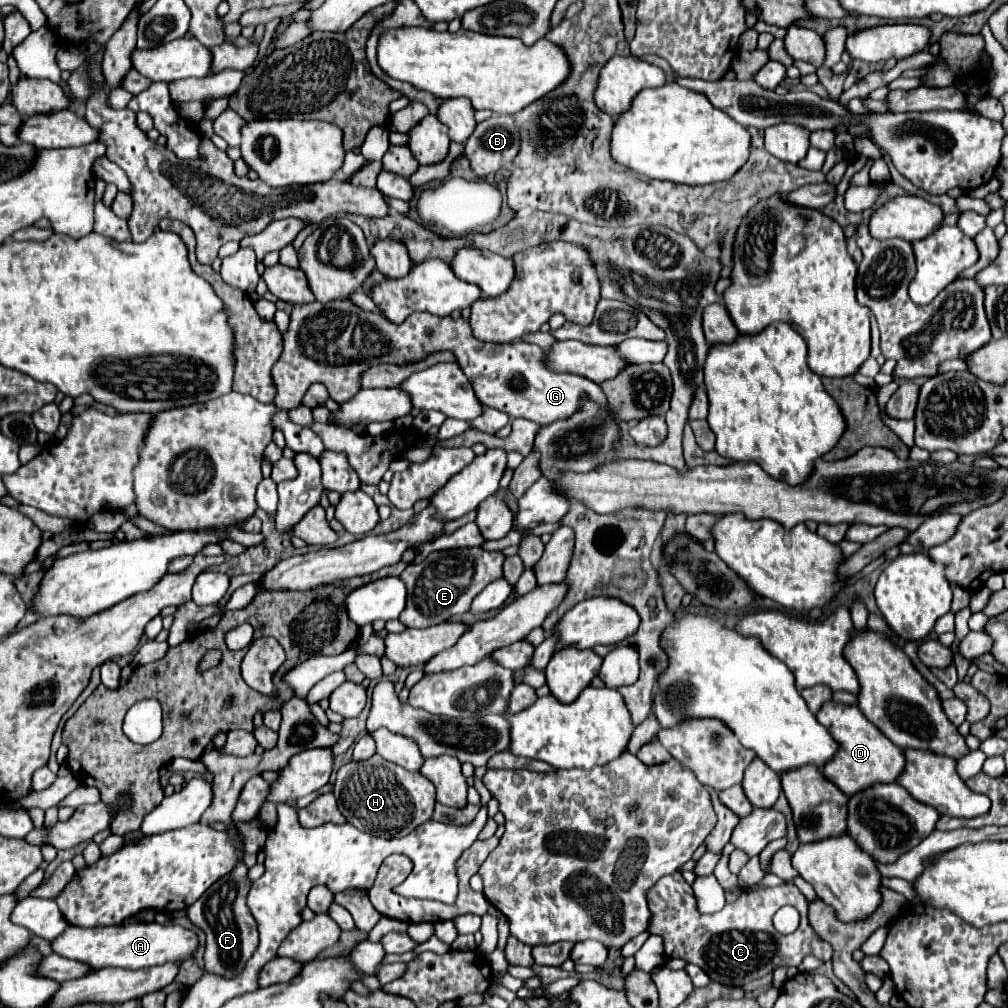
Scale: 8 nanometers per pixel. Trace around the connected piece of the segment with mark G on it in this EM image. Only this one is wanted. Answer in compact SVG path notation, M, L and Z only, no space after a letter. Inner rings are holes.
M350 299L348 301L330 301L326 305L320 305L318 301L308 303L308 305L294 305L290 311L290 327L282 335L284 341L284 351L276 365L272 367L272 381L276 385L276 397L274 405L278 409L290 411L298 405L302 405L302 397L308 391L312 383L322 383L328 389L328 397L336 403L350 401L362 387L360 387L360 373L364 369L370 369L372 365L380 363L396 363L396 365L406 365L406 363L416 363L424 361L428 355L438 353L438 351L450 351L454 353L460 369L464 369L464 375L474 383L474 391L478 399L486 407L494 407L500 411L510 413L512 417L524 417L530 419L538 425L548 425L556 419L566 419L570 417L578 405L580 405L580 395L588 393L588 397L600 405L606 403L606 397L594 381L588 381L586 377L574 375L574 373L556 373L548 367L546 363L546 353L532 343L516 341L516 343L482 343L472 335L470 321L460 317L458 321L452 317L436 317L432 313L412 313L408 321L396 325L382 317L380 313L368 313L354 305ZM334 337L350 337L350 357L340 355L340 351L334 345Z

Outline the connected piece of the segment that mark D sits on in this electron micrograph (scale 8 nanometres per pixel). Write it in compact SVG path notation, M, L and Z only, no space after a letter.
M826 701L824 709L816 713L816 719L830 731L830 735L838 743L836 755L832 757L832 761L828 761L828 765L824 765L822 771L834 785L842 789L844 795L852 797L854 793L870 787L876 781L892 783L902 773L904 769L902 749L896 747L888 737L884 737L880 729L876 729L856 705Z

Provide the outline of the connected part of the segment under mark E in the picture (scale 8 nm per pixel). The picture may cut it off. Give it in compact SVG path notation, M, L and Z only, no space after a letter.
M480 547L438 551L422 563L410 563L400 575L408 589L408 603L400 615L402 625L406 625L408 629L424 629L454 617L462 617L470 609L474 597L488 583L502 577L502 563L504 555L500 551L488 553Z

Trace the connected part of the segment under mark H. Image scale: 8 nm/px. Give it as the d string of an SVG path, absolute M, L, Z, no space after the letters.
M380 755L366 761L350 761L336 773L334 795L340 813L350 825L376 837L404 837L416 827L432 819L436 805L434 785L420 773L402 769L400 765L384 761Z

